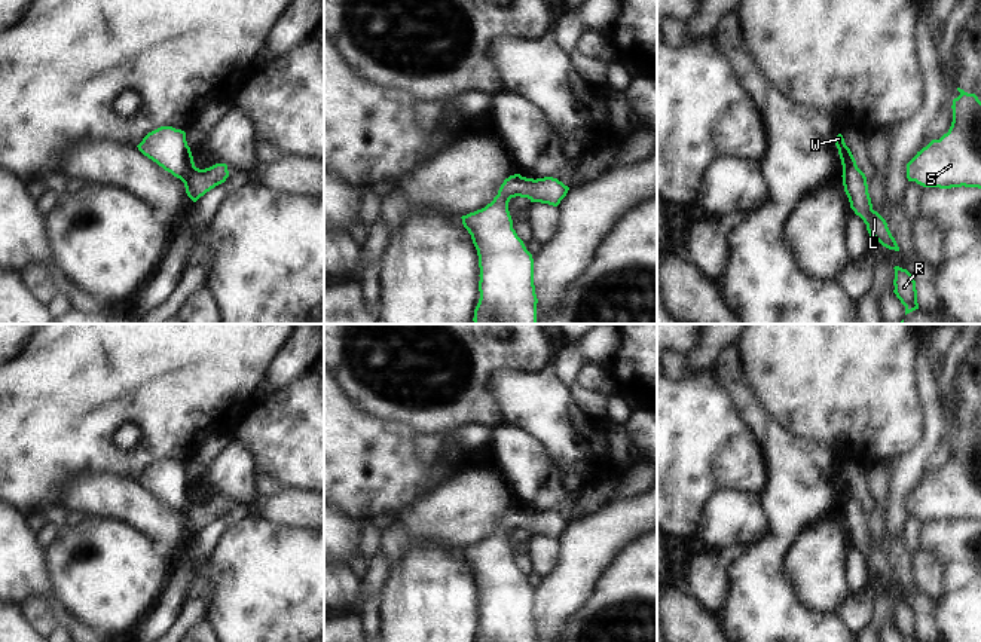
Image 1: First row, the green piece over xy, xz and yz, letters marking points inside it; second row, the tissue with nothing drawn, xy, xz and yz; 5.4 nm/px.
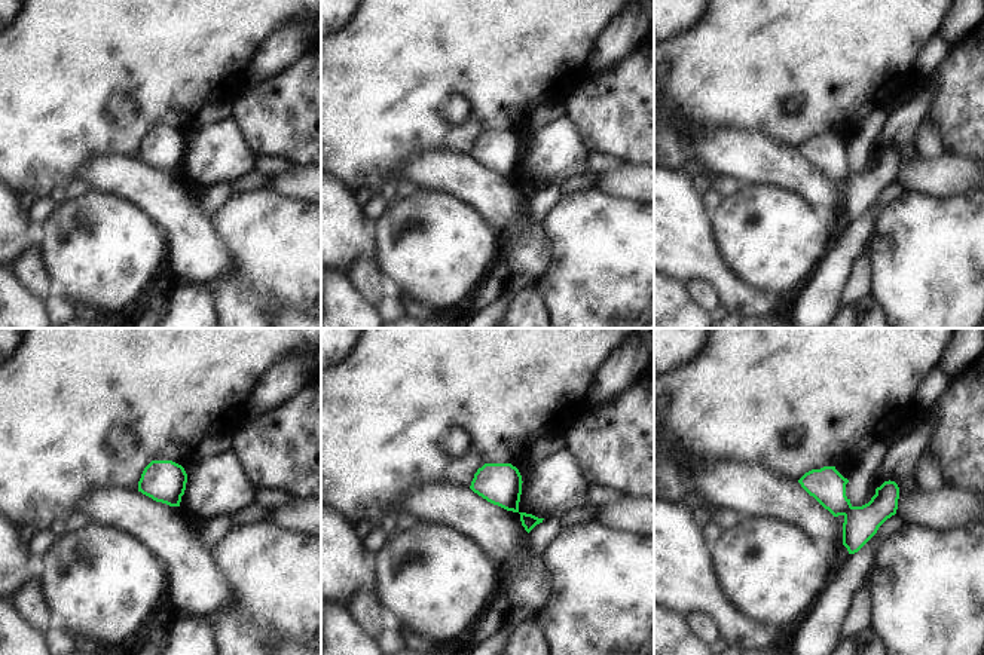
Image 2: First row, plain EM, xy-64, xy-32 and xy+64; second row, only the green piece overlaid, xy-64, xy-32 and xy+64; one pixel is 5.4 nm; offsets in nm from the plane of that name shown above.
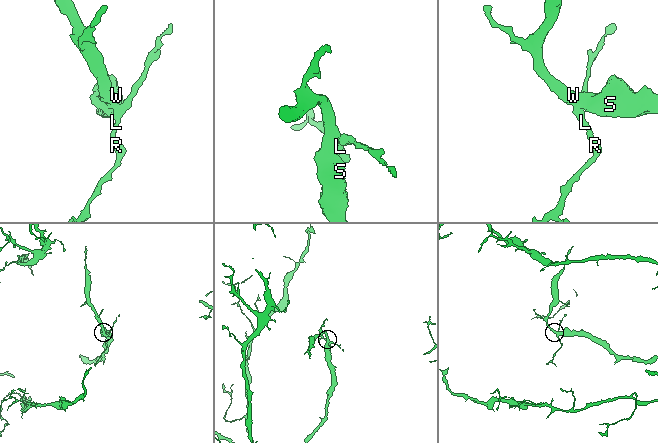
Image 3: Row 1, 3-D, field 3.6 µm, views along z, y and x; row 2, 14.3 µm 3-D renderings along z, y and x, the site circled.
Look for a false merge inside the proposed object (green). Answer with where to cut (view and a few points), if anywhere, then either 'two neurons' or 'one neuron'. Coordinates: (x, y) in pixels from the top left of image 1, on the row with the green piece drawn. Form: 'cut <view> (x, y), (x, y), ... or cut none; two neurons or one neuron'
cut none; one neuron

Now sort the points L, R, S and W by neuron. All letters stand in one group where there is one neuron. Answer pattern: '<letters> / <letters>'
L R S W

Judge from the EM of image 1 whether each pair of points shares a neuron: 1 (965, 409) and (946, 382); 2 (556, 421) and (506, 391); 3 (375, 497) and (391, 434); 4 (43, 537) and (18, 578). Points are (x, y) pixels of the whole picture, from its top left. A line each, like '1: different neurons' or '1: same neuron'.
1: different neurons
2: same neuron
3: same neuron
4: different neurons

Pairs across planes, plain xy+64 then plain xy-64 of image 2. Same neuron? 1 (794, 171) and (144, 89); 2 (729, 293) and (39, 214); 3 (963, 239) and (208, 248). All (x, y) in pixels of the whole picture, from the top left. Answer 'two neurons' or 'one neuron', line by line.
1: two neurons
2: two neurons
3: two neurons

